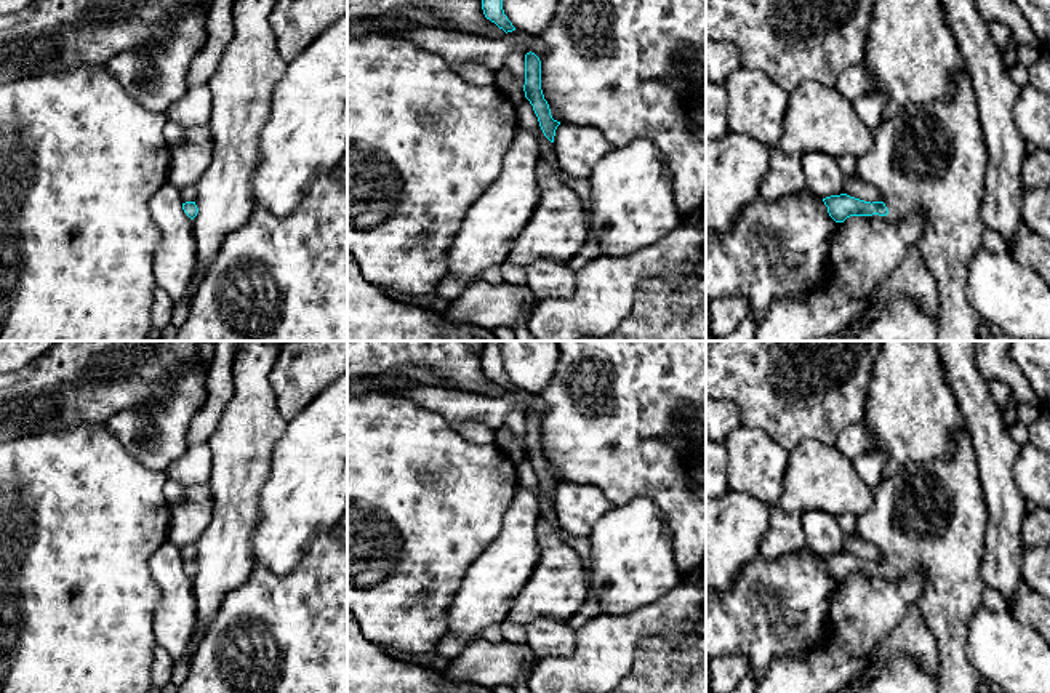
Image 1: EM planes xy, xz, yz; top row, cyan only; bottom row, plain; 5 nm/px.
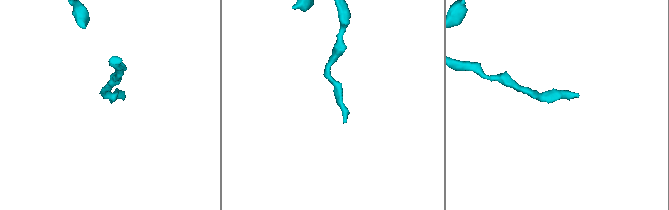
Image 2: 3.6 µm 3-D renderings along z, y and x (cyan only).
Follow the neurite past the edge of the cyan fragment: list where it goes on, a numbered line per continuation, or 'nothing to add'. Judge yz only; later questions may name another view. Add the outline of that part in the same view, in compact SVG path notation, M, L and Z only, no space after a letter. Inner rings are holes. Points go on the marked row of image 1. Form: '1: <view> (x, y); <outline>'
1: yz (932, 157); M968 72L956 75L957 90L949 101L911 106L898 114L888 115L874 130L872 147L856 160L856 174L861 181L872 184L884 195L888 218L900 219L914 210L925 214L925 227L919 238L919 251L938 283L938 336L935 341L981 341L978 328L981 317L972 307L967 293L968 267L973 254L983 248L983 197L986 194L986 168L989 152L978 117L976 93Z

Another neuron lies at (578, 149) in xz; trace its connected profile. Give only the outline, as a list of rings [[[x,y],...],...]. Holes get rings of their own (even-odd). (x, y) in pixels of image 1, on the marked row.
[[[568,123],[557,126],[552,144],[559,168],[576,179],[589,179],[594,166],[615,149],[599,128]]]

